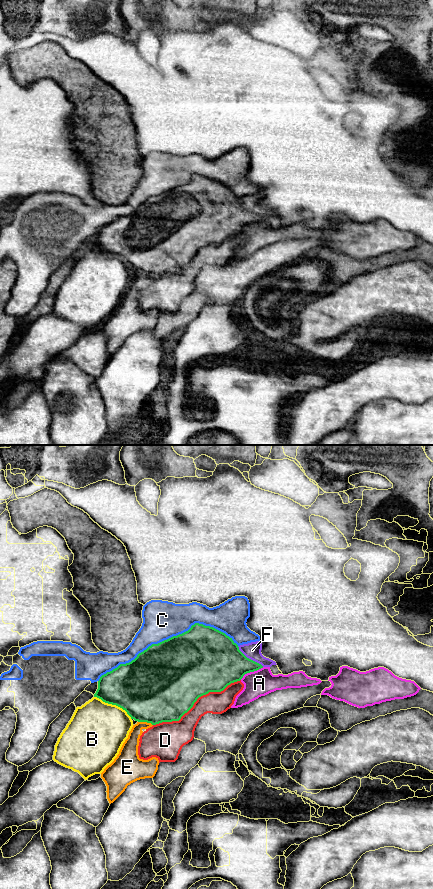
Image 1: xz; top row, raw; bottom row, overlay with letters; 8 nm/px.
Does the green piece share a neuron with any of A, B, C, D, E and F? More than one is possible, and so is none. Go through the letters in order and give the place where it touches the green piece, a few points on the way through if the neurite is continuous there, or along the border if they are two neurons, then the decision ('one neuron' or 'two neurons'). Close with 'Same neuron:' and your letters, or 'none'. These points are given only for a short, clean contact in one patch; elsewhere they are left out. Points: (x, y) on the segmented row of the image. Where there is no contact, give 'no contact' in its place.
A: contact xz (251, 671); two neurons
B: contact xz (114, 704); two neurons
C: contact xz (167, 639); two neurons
D: contact xz (196, 700); two neurons
E: contact xz (145, 721); two neurons
F: contact xz (250, 659); way xz (219, 662), (250, 659), (252, 650); one neuron
Same neuron: F

